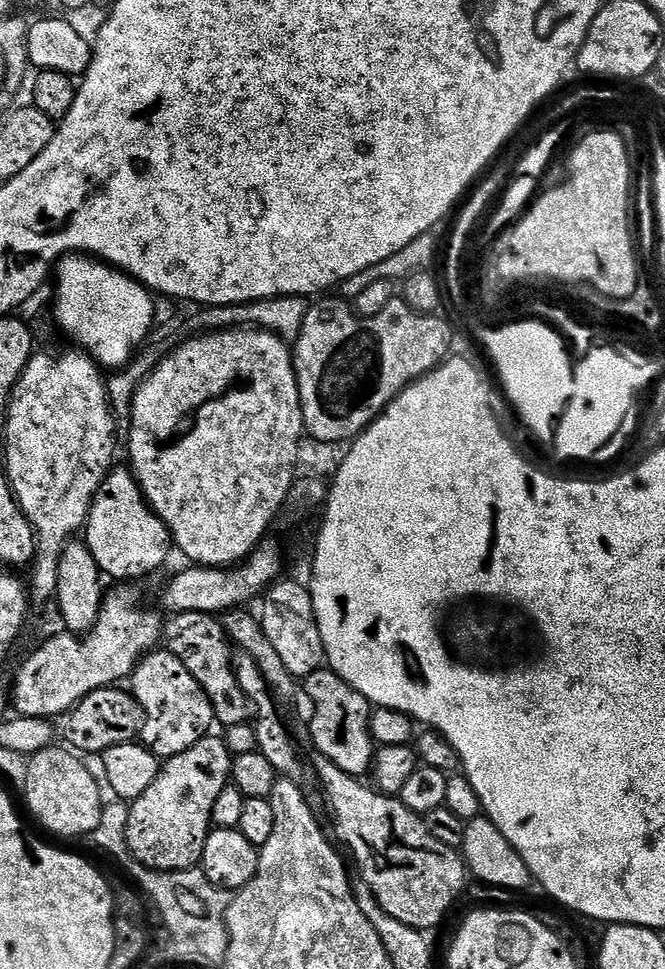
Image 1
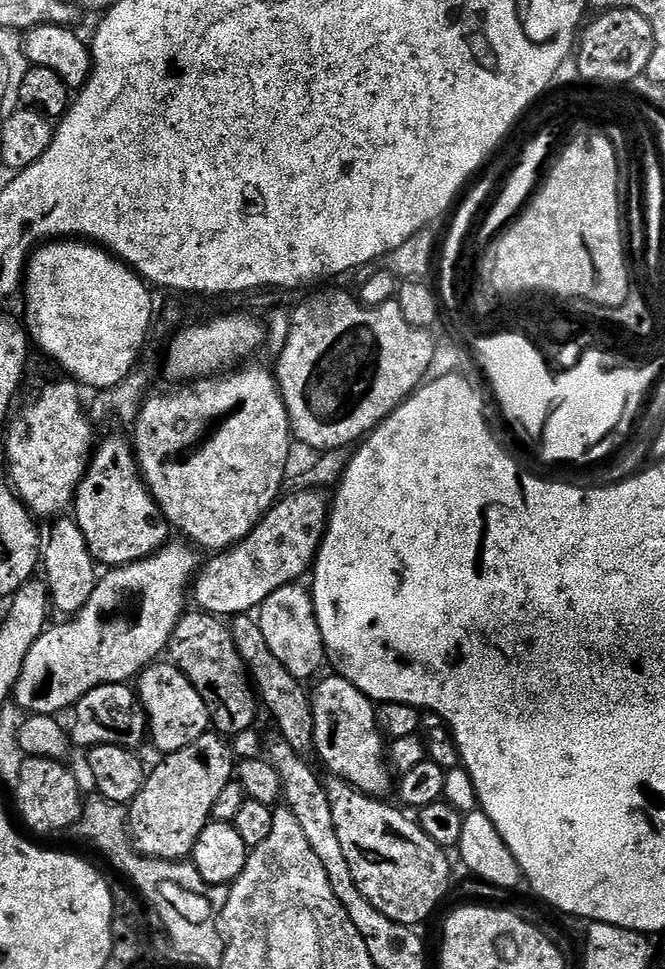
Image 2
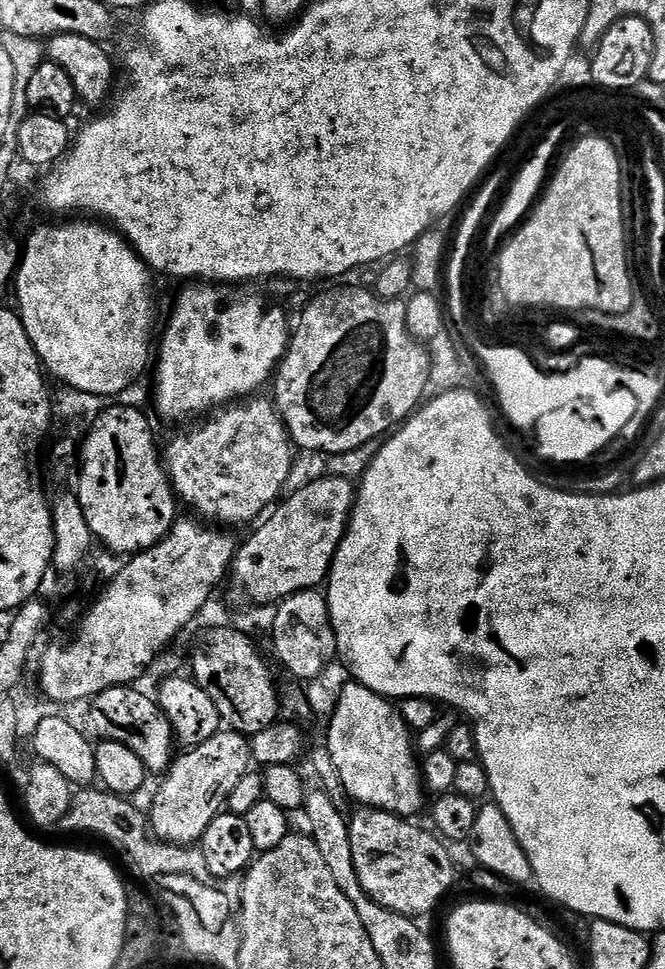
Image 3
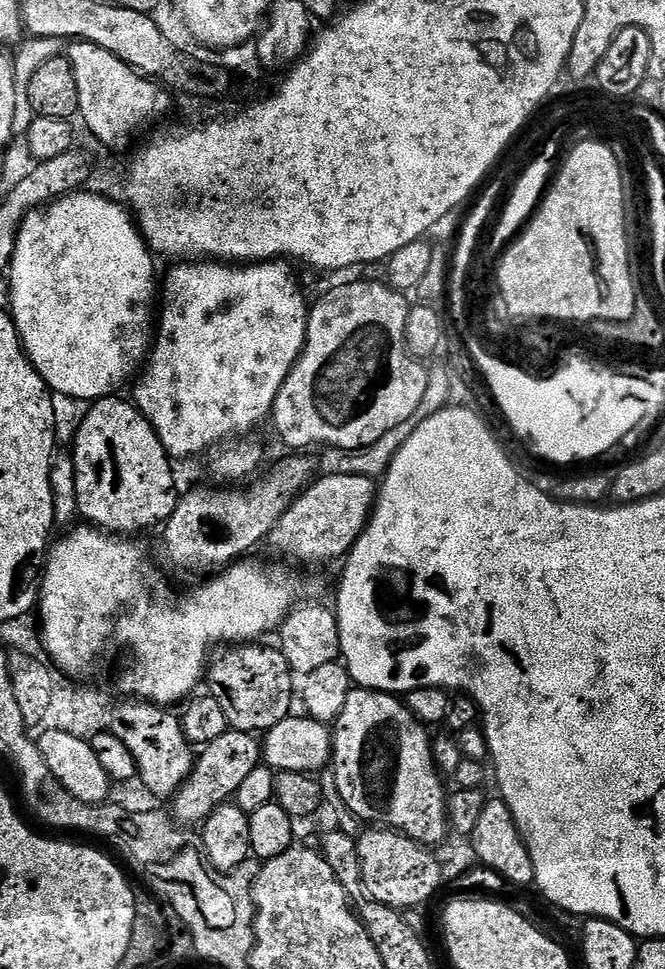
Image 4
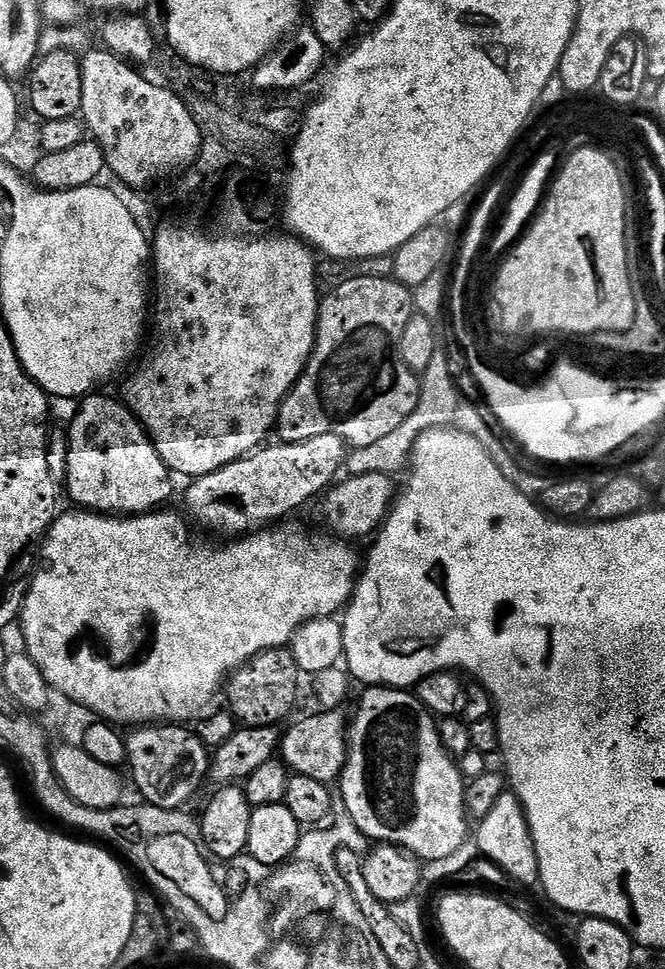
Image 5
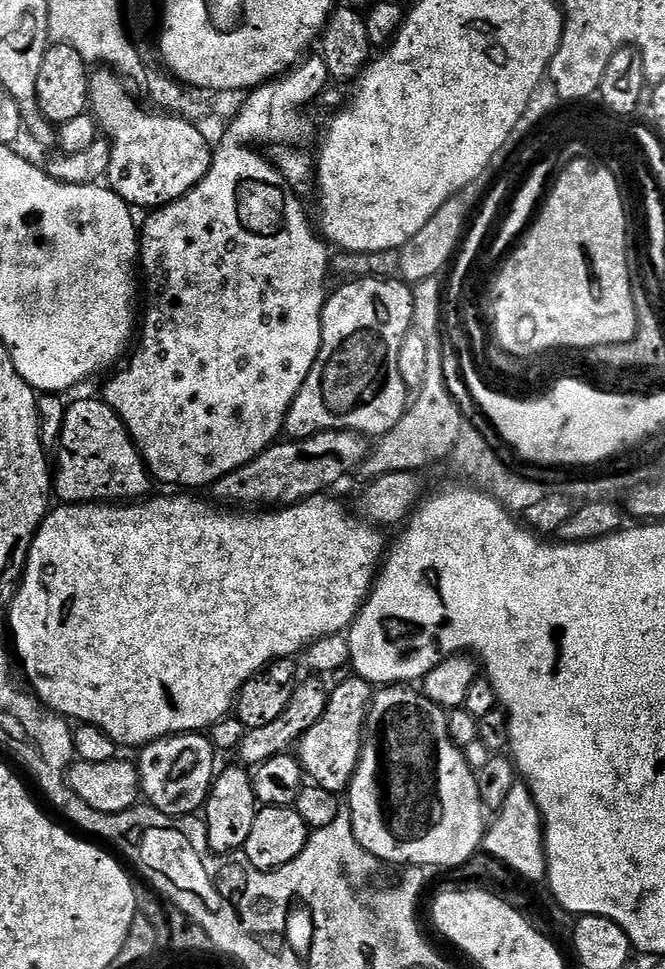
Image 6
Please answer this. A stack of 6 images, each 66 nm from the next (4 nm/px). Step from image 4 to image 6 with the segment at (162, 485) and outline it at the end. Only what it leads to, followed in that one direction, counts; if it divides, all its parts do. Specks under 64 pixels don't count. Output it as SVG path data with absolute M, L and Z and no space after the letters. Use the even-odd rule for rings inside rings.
M103 399L67 405L60 444L54 456L54 492L70 504L136 502L147 497L150 473L122 418Z

